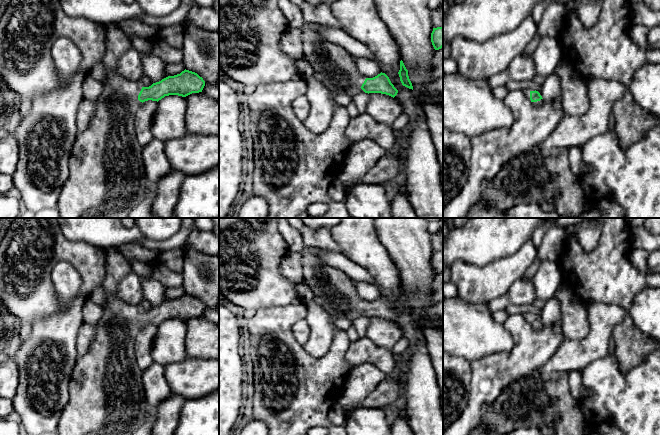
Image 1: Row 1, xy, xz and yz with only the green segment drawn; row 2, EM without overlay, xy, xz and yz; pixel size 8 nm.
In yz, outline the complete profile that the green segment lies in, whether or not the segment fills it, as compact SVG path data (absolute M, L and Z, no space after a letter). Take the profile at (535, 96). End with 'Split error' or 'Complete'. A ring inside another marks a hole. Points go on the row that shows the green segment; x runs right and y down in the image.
M528 84L524 89L525 96L532 102L535 107L540 107L543 102L541 89L534 85Z. Split error

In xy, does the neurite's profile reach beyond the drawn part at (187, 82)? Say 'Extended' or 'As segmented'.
Extended

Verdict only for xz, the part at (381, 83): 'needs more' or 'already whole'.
needs more

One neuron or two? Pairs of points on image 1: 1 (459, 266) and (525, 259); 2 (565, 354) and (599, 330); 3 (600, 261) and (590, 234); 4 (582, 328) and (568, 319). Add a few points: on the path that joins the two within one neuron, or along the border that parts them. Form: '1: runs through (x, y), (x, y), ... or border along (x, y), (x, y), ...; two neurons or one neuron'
1: runs through (475, 273), (502, 273), (509, 269); one neuron
2: runs through (574, 354), (591, 339); one neuron
3: border along (600, 228), (598, 241), (589, 251), (573, 235); two neurons
4: runs through (579, 327), (571, 319); one neuron

